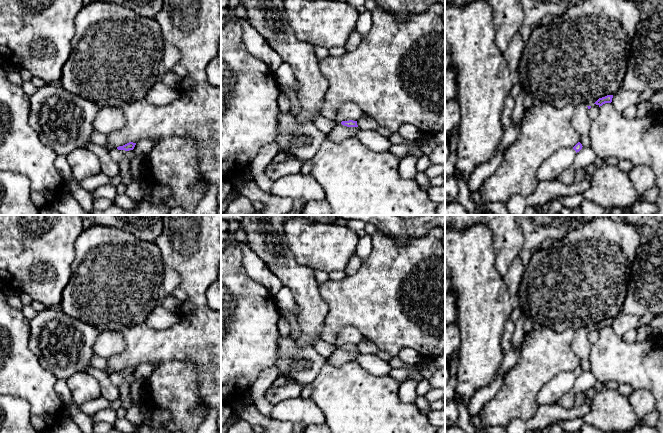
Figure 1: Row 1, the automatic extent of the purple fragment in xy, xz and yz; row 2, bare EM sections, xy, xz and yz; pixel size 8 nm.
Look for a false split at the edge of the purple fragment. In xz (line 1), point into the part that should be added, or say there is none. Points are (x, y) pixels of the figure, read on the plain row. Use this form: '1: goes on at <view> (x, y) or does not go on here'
1: does not go on here

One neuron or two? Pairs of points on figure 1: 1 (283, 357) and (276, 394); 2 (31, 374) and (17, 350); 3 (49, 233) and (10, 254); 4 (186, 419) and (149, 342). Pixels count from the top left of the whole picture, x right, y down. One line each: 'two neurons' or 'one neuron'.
1: two neurons
2: one neuron
3: one neuron
4: one neuron

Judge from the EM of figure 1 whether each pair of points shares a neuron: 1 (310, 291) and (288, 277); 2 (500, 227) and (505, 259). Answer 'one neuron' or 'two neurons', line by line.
1: one neuron
2: one neuron

